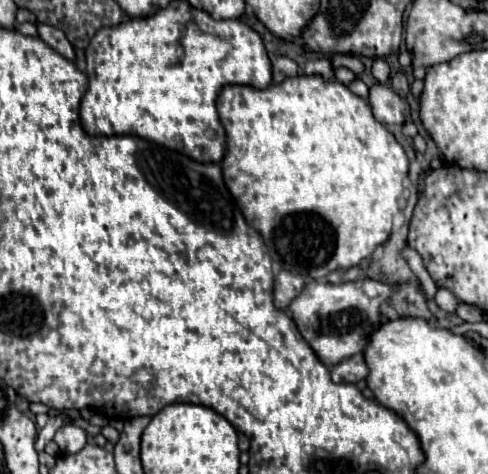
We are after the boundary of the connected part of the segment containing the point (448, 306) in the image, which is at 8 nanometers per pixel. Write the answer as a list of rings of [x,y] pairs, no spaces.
[[[438,288],[436,290],[436,304],[447,312],[448,314],[452,314],[454,310],[456,310],[456,304],[458,304],[458,300],[446,290],[446,288]]]

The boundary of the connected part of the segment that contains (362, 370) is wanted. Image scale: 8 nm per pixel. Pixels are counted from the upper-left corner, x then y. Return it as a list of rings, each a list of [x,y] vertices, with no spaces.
[[[354,354],[352,358],[340,362],[332,368],[332,380],[336,384],[340,384],[340,382],[358,382],[358,380],[366,378],[366,374],[368,374],[368,366],[366,366],[362,354]]]

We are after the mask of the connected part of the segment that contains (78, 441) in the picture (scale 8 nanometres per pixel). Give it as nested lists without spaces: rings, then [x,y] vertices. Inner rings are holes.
[[[66,424],[56,430],[54,442],[60,446],[62,452],[80,452],[86,446],[86,432],[74,424]]]

